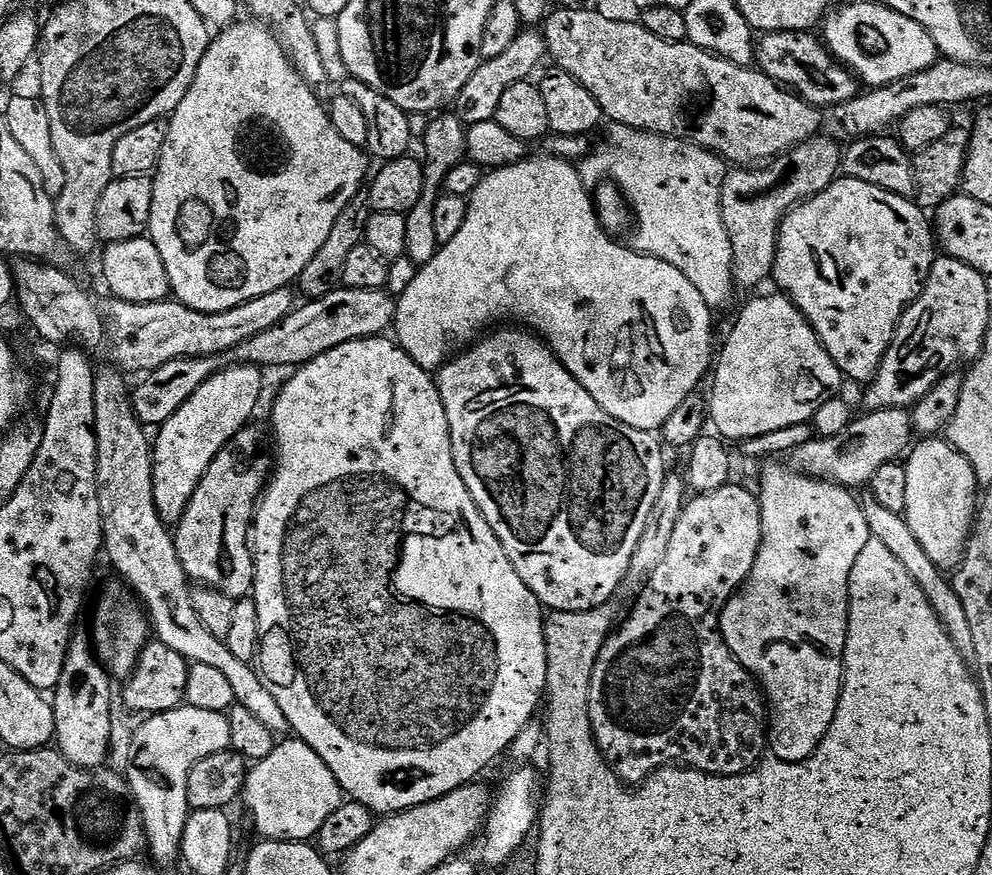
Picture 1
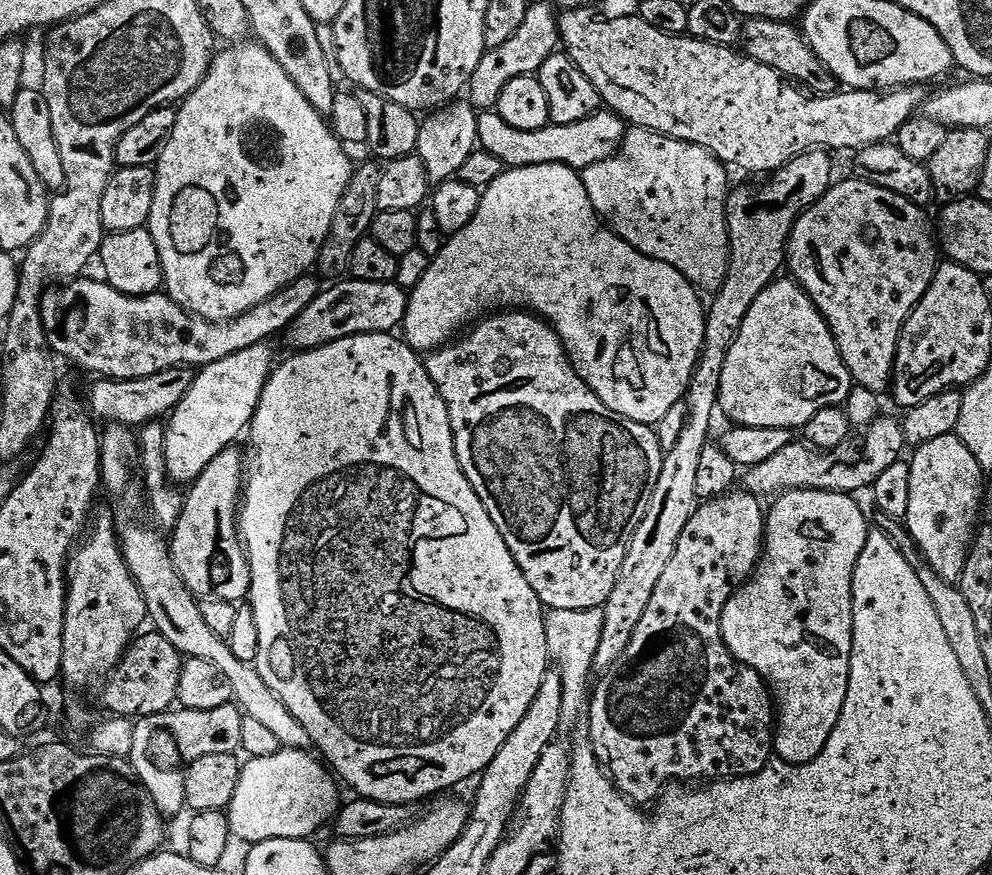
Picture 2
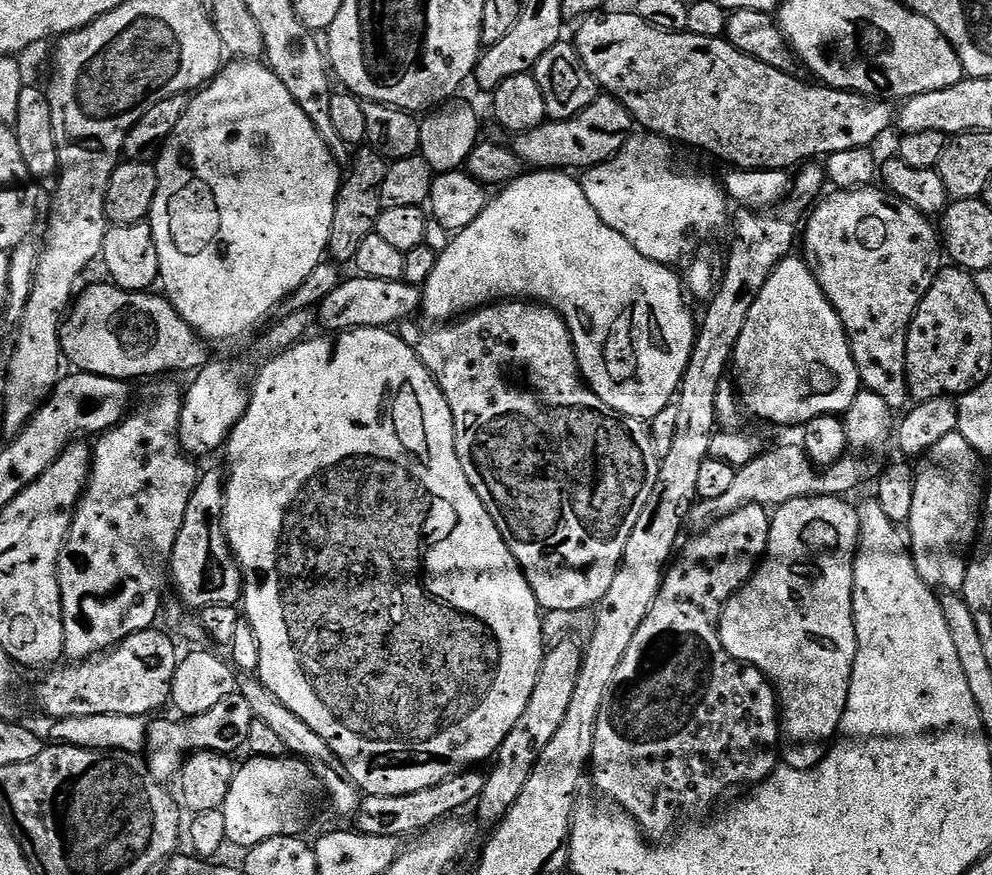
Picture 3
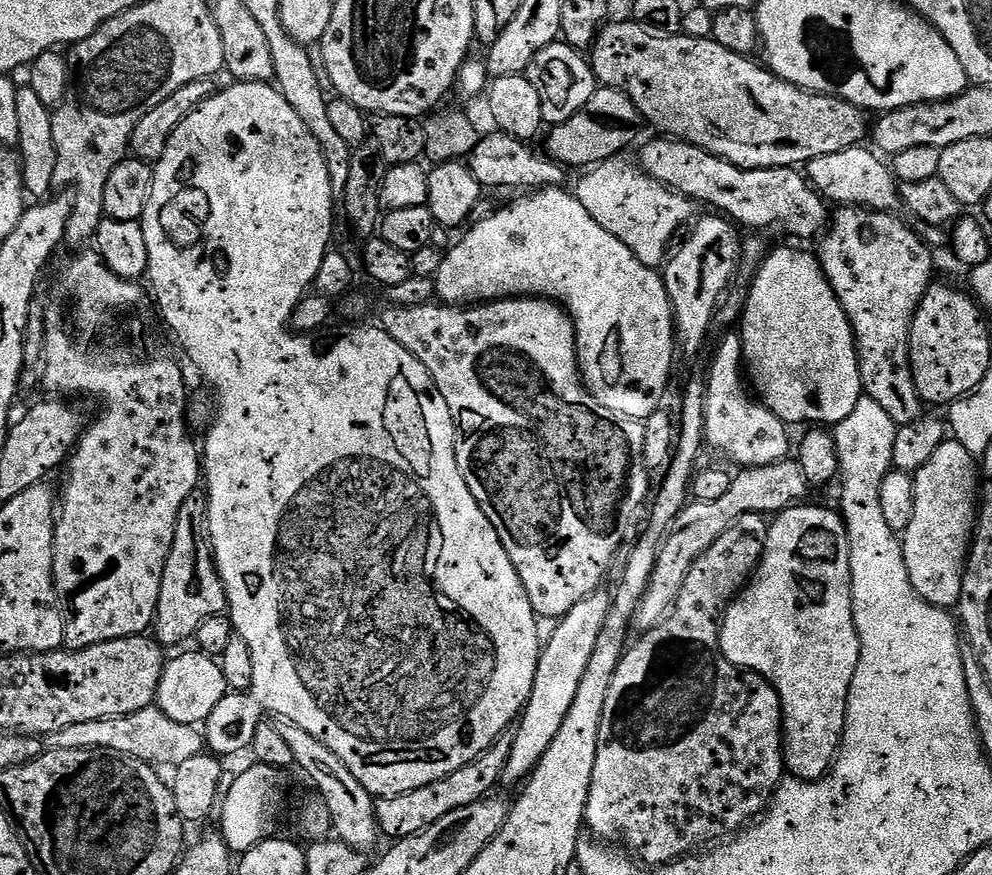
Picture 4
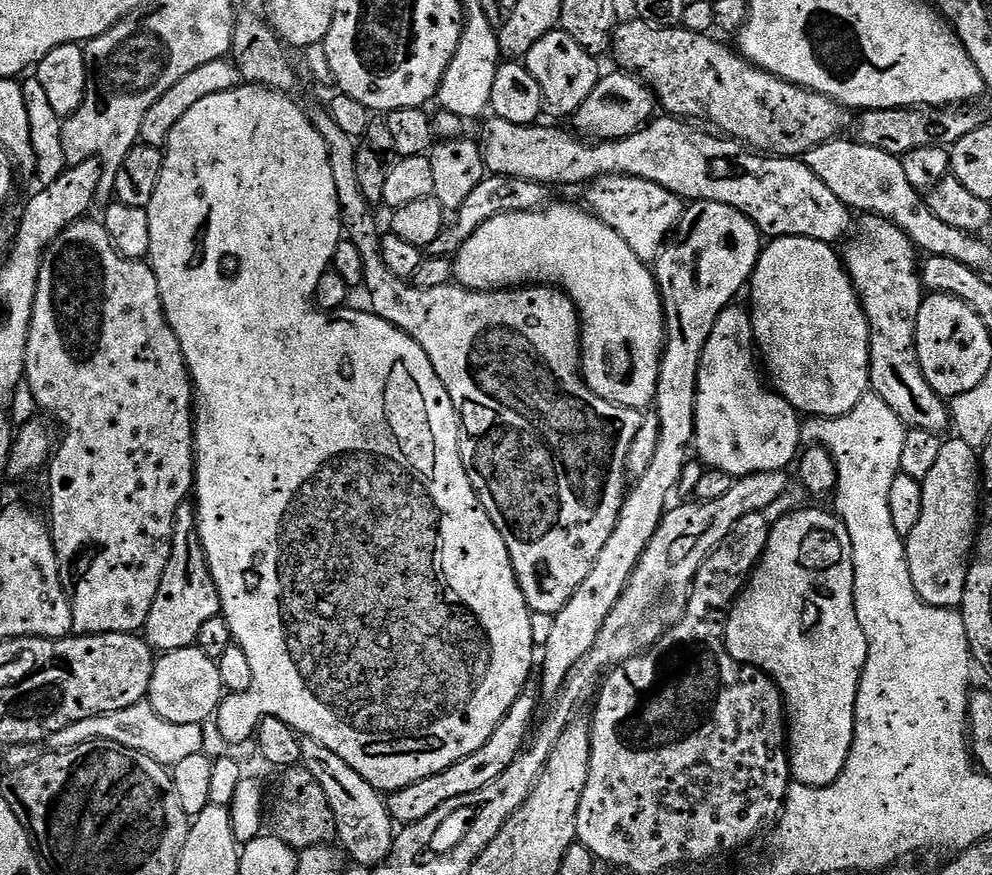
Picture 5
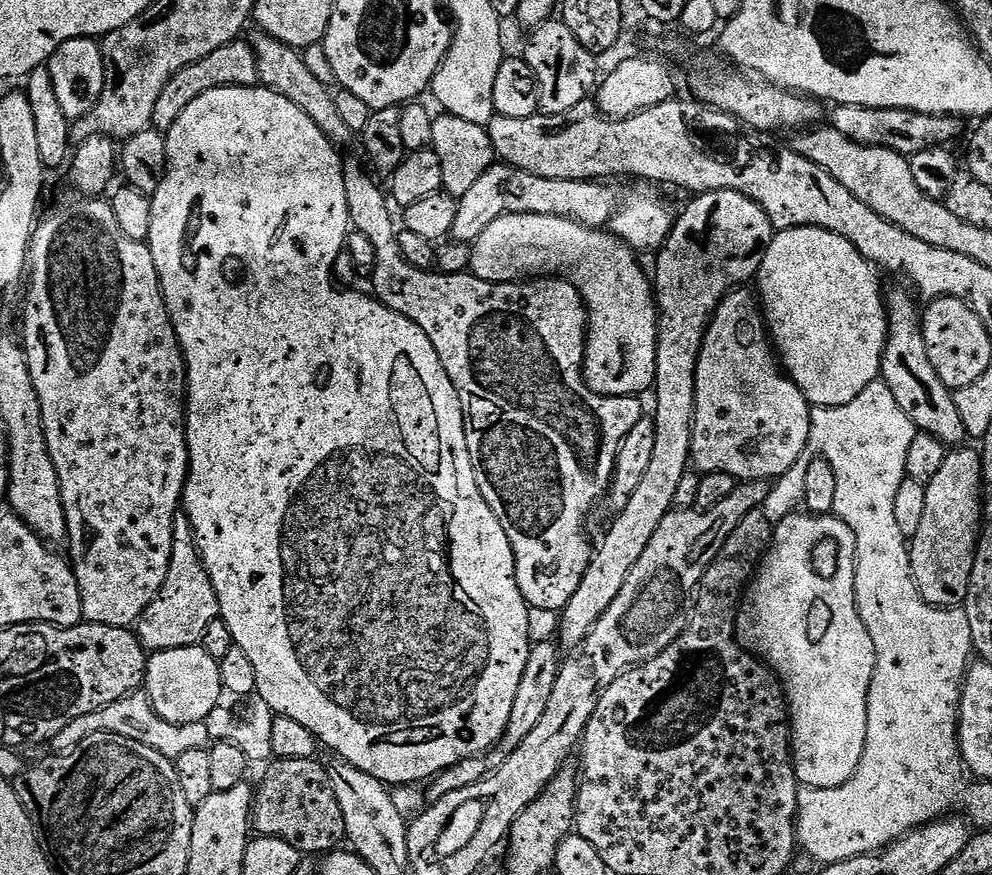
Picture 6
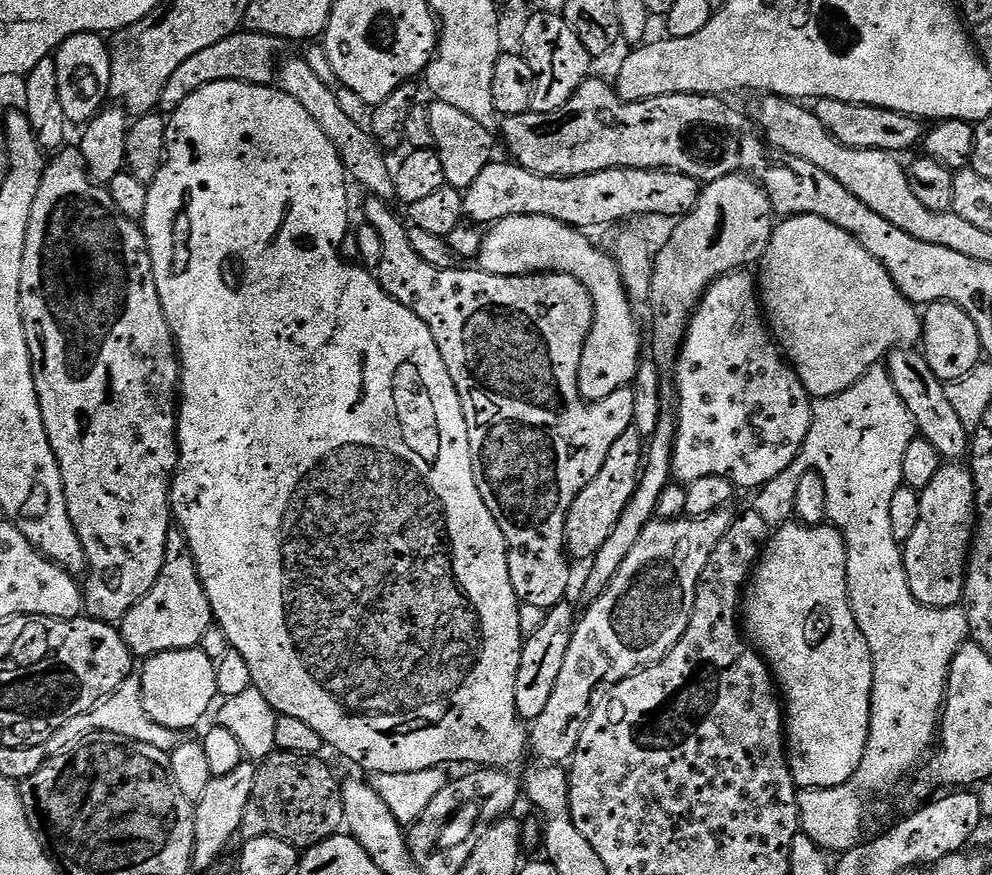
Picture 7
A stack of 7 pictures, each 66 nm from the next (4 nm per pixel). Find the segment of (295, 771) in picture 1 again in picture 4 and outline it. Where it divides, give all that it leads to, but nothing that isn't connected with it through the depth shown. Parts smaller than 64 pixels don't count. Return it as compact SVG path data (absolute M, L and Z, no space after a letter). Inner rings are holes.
M256 762L253 765L253 768L246 769L229 788L227 785L222 796L222 807L218 812L224 826L224 841L236 854L246 853L262 841L273 839L277 835L276 823L280 820L280 811L284 808L285 773L269 764Z

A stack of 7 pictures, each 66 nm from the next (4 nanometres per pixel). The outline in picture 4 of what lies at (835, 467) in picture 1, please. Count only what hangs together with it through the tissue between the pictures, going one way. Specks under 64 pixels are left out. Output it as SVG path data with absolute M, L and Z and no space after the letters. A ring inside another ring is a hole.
M789 458L770 466L737 471L730 482L729 492L723 498L714 498L714 502L693 499L687 503L660 545L654 574L636 611L635 627L637 629L640 627L641 633L649 632L668 617L668 613L676 605L676 599L682 590L682 582L686 582L686 574L690 566L694 566L696 559L714 542L718 542L718 538L722 538L722 534L726 534L726 530L730 530L730 526L734 526L738 518L755 512L779 514L784 509L803 501L808 491L810 485L806 474L802 474L802 466L795 459Z

